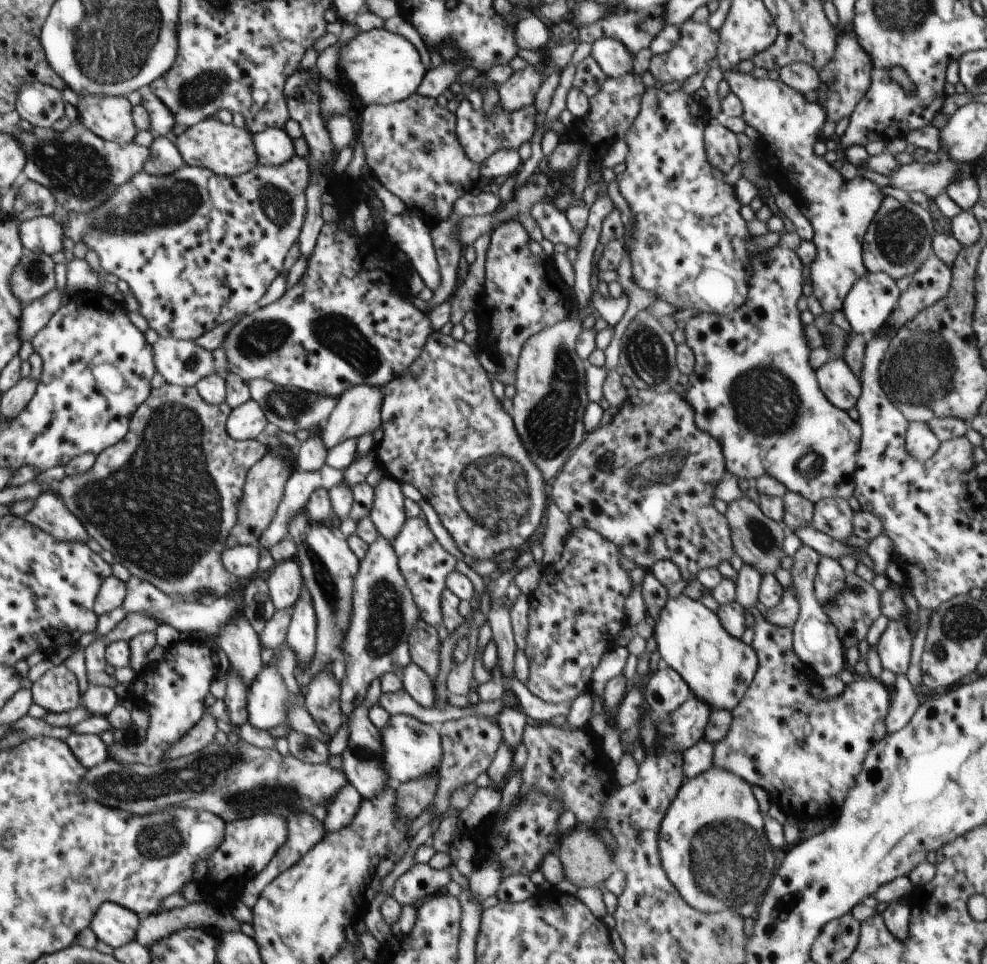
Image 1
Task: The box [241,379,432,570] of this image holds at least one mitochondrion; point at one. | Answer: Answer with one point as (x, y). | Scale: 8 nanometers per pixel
(288, 405)

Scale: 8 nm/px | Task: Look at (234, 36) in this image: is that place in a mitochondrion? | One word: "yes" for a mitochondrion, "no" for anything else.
no

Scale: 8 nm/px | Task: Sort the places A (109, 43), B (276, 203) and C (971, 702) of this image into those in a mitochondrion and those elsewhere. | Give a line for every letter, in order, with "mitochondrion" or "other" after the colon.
A: mitochondrion
B: mitochondrion
C: other

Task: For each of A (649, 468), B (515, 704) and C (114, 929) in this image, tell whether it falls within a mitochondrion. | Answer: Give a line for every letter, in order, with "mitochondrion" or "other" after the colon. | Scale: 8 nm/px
A: mitochondrion
B: other
C: other

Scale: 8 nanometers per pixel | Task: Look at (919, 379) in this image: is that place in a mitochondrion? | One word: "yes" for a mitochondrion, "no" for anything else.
yes

